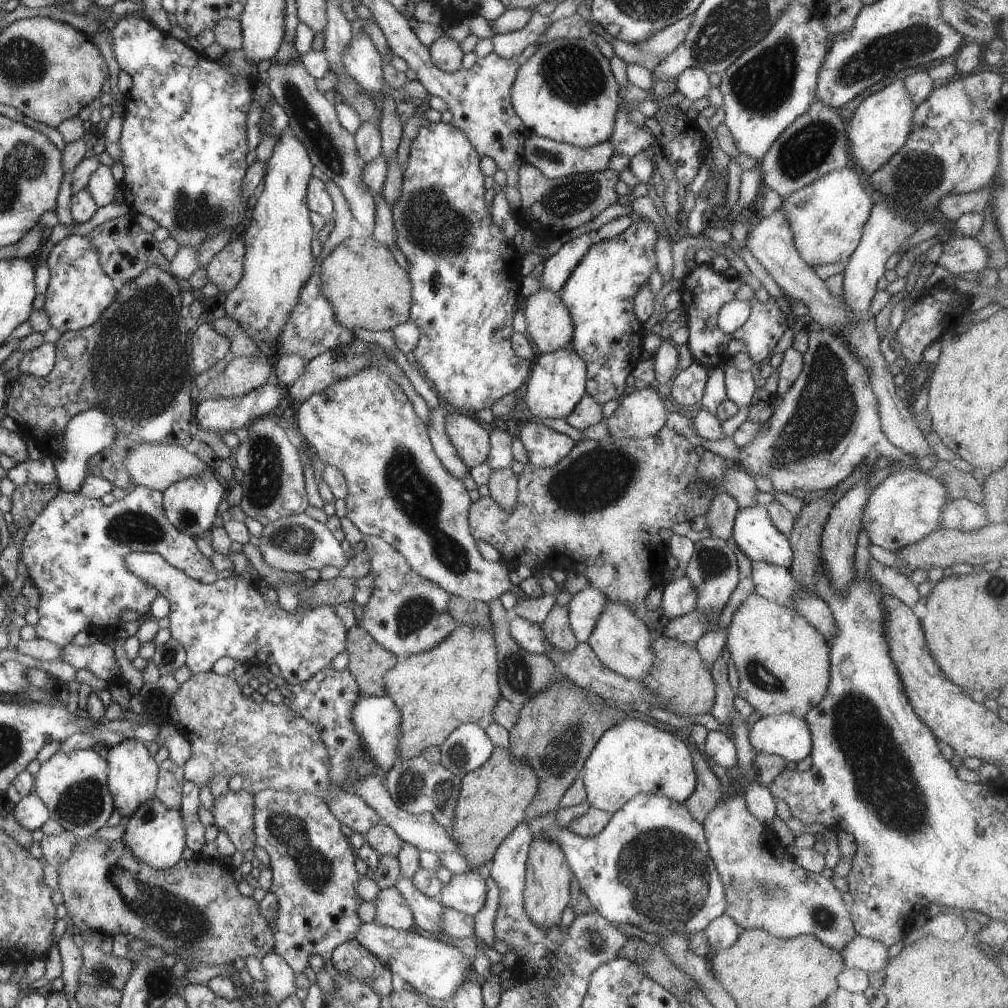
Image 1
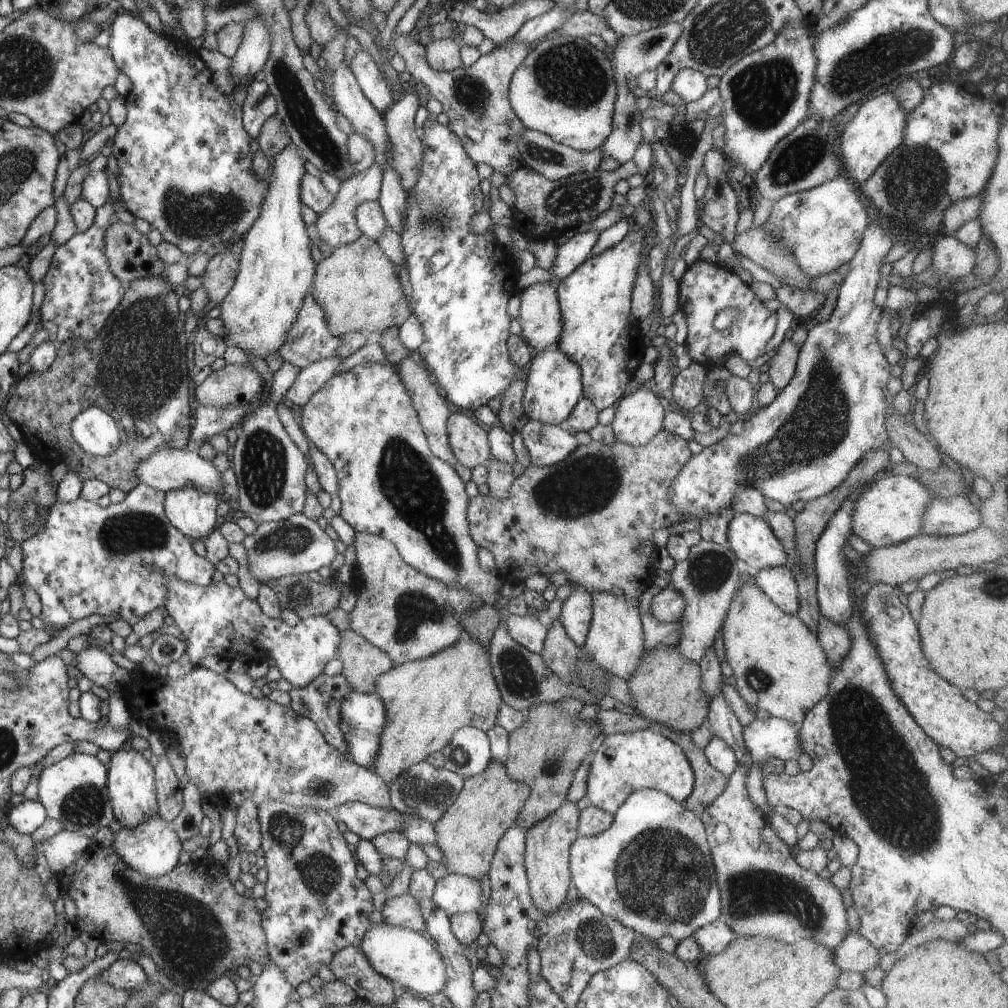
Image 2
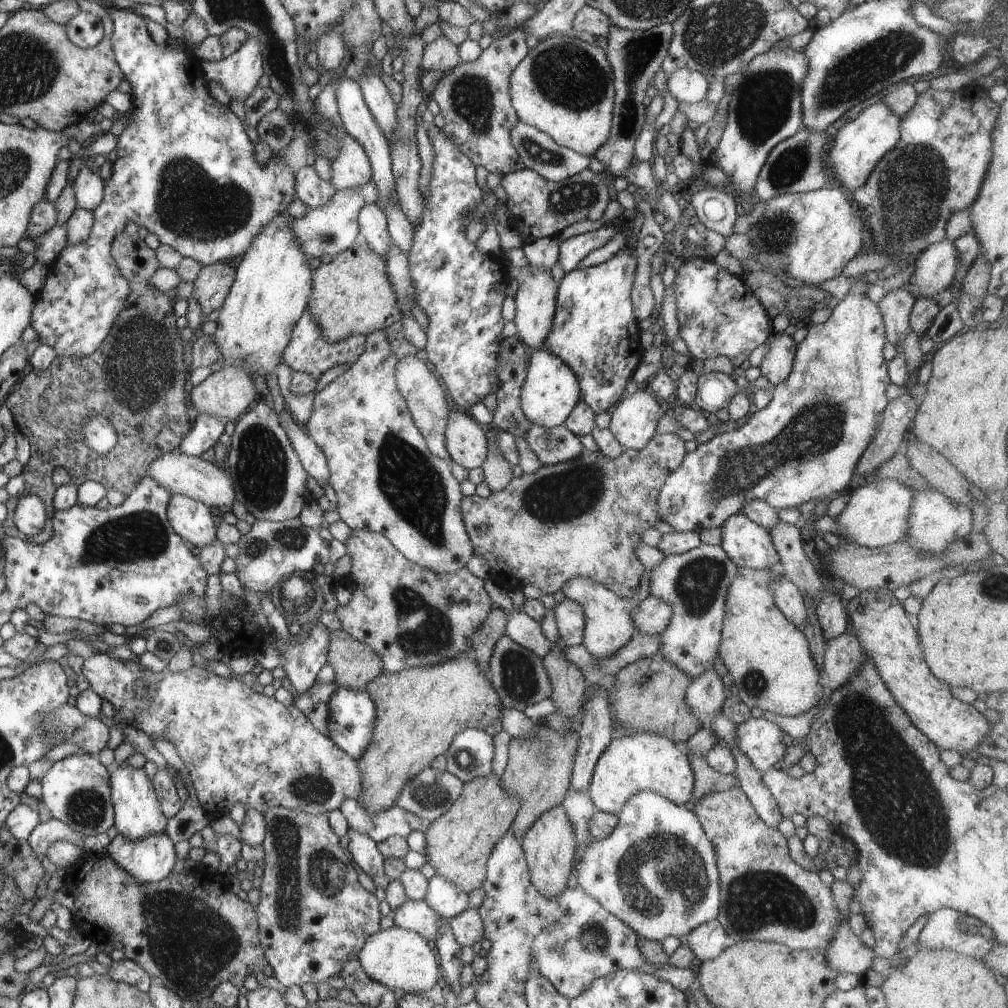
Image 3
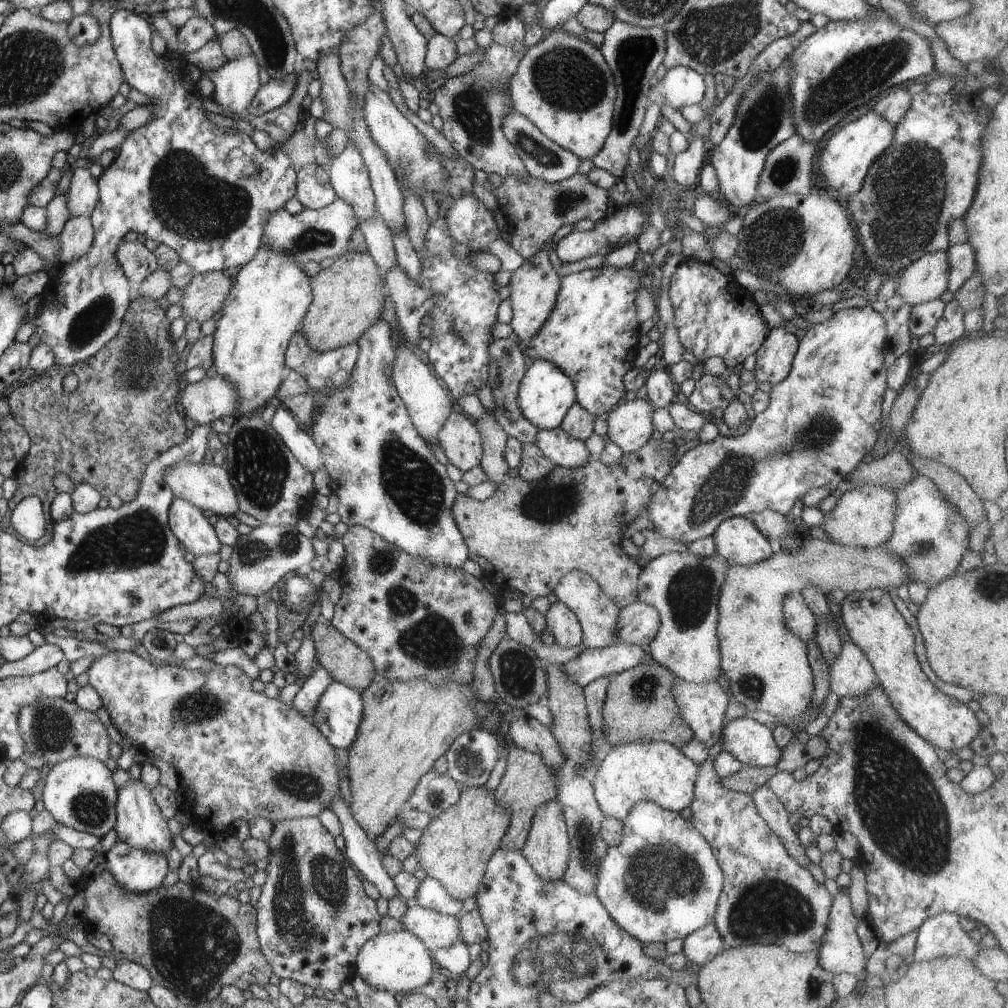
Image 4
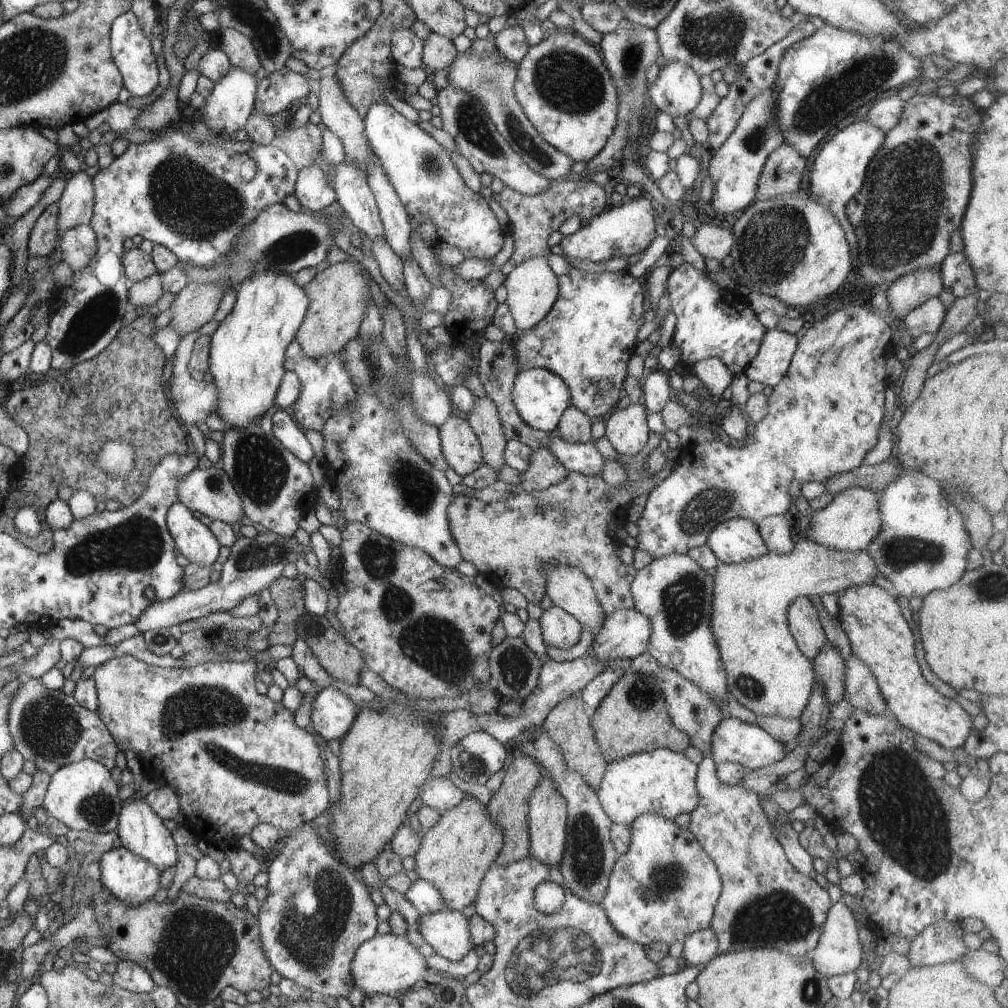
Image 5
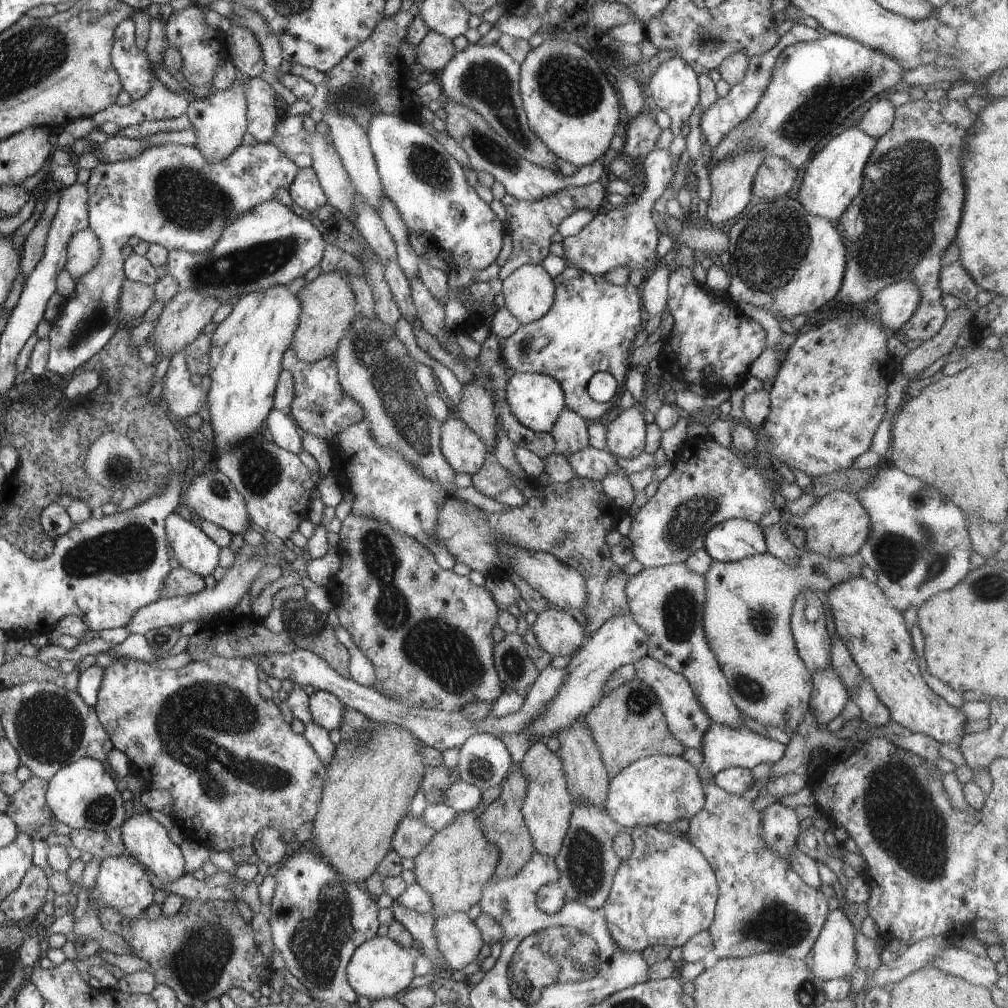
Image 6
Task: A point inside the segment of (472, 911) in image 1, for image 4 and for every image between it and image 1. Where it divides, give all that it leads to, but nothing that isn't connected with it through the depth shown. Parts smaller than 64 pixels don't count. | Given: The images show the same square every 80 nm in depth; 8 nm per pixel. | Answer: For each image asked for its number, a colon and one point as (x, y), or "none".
2: (456, 894)
3: (443, 897)
4: (430, 894)

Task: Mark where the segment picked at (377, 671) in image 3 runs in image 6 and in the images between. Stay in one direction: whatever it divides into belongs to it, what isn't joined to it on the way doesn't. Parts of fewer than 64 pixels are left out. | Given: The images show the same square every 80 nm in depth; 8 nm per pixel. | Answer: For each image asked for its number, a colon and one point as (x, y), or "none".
4: (344, 660)
5: (337, 656)
6: (309, 629)

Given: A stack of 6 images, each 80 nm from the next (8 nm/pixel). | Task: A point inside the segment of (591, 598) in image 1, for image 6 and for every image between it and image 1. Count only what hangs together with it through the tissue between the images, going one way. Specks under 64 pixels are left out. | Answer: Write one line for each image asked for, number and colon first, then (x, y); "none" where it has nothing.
2: (576, 616)
3: (570, 618)
4: (561, 622)
5: (559, 628)
6: (559, 634)

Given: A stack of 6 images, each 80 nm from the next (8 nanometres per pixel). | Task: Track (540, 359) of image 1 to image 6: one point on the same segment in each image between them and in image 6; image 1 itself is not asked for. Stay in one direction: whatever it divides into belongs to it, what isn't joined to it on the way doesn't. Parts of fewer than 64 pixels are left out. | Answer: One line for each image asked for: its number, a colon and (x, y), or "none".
2: (553, 383)
3: (551, 390)
4: (545, 394)
5: (541, 397)
6: (536, 400)

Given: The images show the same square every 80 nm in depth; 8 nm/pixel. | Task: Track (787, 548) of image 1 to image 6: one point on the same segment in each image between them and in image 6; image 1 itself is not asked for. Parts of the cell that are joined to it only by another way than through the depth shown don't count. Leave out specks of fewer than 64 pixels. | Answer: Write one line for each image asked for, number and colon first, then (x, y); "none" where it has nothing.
2: (751, 539)
3: (750, 545)
4: (737, 540)
5: (737, 539)
6: (734, 539)

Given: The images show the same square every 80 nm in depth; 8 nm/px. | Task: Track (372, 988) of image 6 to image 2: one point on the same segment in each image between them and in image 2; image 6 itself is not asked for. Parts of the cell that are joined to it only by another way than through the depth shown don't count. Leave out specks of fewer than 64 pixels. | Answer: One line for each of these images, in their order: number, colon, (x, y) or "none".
2: (409, 958)
3: (398, 958)
4: (392, 962)
5: (387, 964)

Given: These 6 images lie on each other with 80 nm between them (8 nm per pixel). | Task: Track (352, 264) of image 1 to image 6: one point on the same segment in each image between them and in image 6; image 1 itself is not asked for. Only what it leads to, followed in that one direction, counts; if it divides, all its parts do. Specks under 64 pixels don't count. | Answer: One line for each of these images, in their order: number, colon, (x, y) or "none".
2: (358, 287)
3: (351, 295)
4: (347, 296)
5: (338, 295)
6: (328, 305)

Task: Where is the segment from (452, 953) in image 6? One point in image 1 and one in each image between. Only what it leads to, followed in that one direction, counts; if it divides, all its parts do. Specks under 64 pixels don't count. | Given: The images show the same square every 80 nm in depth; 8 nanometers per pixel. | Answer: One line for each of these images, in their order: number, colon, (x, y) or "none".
1: (392, 911)
2: (403, 911)
3: (416, 916)
4: (436, 930)
5: (448, 933)

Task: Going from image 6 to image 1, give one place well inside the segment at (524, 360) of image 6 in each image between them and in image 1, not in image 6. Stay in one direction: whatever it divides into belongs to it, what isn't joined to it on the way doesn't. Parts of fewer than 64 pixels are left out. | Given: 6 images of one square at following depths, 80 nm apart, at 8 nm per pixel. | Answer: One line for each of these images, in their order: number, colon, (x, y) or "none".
1: (599, 295)
2: (600, 333)
3: (595, 332)
4: (592, 334)
5: (589, 336)

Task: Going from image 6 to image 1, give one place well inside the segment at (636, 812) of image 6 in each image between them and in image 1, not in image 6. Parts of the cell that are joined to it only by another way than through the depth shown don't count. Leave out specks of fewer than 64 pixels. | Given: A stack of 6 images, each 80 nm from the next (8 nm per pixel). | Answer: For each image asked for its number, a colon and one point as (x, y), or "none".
1: (635, 756)
2: (624, 763)
3: (642, 761)
4: (654, 771)
5: (663, 782)

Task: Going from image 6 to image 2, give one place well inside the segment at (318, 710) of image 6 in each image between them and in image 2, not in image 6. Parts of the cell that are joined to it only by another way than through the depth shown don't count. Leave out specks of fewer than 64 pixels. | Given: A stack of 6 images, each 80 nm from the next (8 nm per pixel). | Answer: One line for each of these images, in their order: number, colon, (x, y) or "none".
2: (363, 717)
3: (353, 713)
4: (339, 711)
5: (332, 712)

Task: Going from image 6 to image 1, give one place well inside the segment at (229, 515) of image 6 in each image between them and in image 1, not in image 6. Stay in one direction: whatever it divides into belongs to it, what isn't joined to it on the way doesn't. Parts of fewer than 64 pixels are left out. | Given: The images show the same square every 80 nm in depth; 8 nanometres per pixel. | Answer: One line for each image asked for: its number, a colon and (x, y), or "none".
1: (156, 466)
2: (168, 469)
3: (178, 473)
4: (207, 486)
5: (210, 491)

